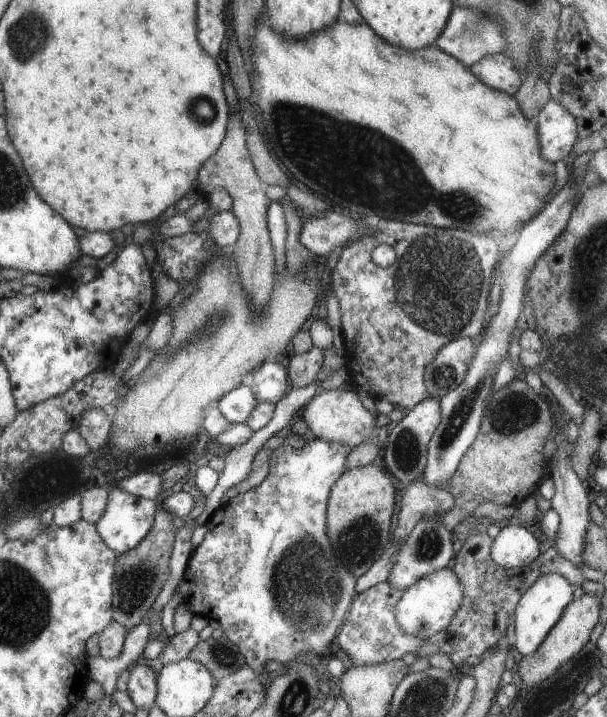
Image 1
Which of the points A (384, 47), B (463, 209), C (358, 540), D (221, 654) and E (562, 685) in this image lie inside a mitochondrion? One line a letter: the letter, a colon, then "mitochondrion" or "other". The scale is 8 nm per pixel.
A: other
B: mitochondrion
C: mitochondrion
D: mitochondrion
E: mitochondrion

